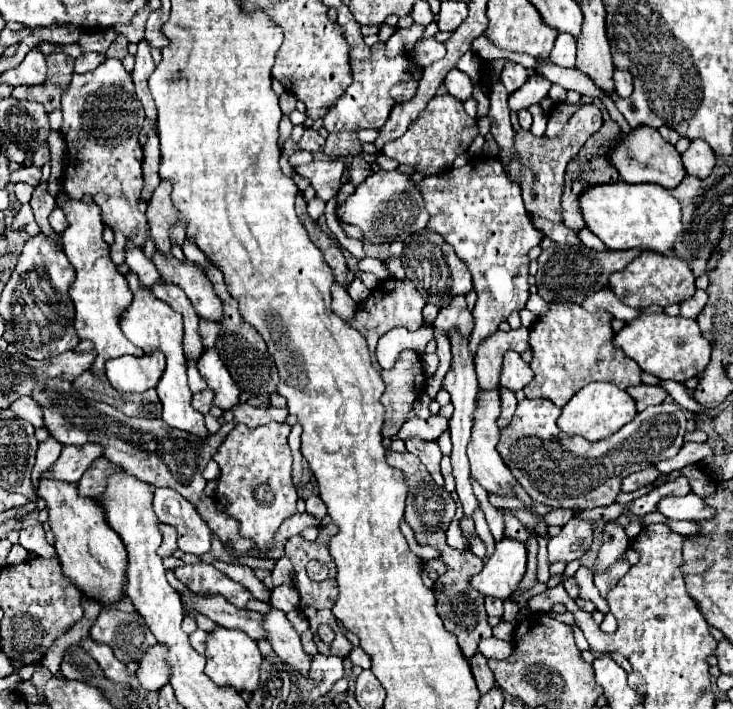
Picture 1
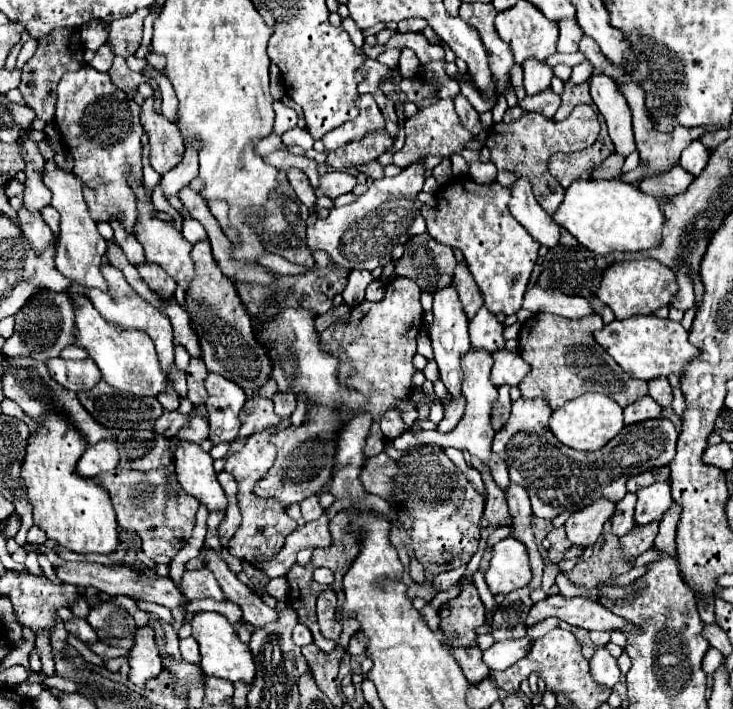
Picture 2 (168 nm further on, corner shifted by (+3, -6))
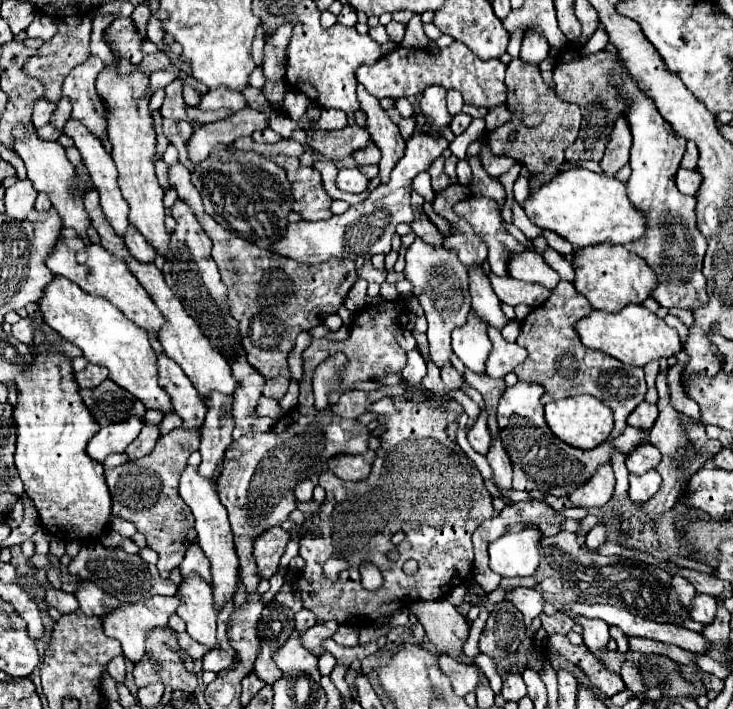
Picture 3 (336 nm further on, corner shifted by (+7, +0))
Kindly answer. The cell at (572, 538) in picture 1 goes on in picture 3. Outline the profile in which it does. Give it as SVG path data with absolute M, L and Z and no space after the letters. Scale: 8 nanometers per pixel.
M605 465L601 467L601 471L597 471L597 475L593 475L593 479L589 479L589 483L585 483L585 487L577 487L577 491L569 495L569 501L573 503L573 507L581 507L587 511L599 509L611 499L613 487L615 479L611 465Z

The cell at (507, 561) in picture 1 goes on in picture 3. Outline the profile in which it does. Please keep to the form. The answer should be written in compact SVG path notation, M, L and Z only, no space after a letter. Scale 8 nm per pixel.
M539 529L507 533L489 545L489 567L505 579L533 575L539 565Z

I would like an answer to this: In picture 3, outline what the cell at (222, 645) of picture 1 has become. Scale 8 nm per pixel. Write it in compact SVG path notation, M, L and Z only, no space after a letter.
M189 579L189 583L183 581L179 585L177 595L181 595L181 607L177 609L177 615L187 623L187 633L197 643L217 649L217 611L213 607L213 589L207 583L201 583L201 579Z

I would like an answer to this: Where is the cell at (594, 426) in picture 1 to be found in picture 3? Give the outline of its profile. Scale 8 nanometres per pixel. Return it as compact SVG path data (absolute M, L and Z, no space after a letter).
M575 395L565 397L559 401L553 401L545 405L545 419L549 429L567 445L573 445L577 449L595 449L599 443L607 441L607 437L613 431L613 411L603 405L593 395Z

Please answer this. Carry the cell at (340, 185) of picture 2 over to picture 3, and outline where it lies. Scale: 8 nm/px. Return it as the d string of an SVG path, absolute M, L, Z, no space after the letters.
M341 169L335 183L341 191L363 193L365 187L367 187L367 177L359 169Z

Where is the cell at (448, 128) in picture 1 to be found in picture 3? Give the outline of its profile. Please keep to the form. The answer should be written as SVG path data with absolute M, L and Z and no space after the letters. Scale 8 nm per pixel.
M427 87L419 101L421 115L431 123L429 131L425 131L431 137L441 137L441 131L451 123L451 115L445 105L445 93L445 87Z

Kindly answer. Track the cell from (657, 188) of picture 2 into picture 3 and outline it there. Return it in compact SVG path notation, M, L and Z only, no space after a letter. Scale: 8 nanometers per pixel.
M687 169L677 171L677 187L681 193L695 195L699 185L701 185L701 175L697 171L687 171Z

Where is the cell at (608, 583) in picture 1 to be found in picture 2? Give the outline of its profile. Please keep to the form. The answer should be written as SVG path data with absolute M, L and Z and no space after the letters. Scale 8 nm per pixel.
M653 521L649 525L637 525L633 527L633 531L625 533L625 537L621 537L621 549L625 553L625 559L629 557L637 557L641 553L645 553L647 549L653 547L653 539L657 535L657 529L659 529L659 521Z

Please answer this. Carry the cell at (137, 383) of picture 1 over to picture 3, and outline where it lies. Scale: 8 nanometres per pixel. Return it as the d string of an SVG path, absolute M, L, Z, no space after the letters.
M65 277L53 279L51 287L47 287L43 299L39 301L39 309L49 327L53 327L63 339L77 345L87 361L105 365L109 369L109 379L137 395L137 399L141 399L147 409L159 409L163 413L173 411L167 391L159 385L157 355L151 349L147 331L135 327L123 311L101 297L81 291L79 285Z

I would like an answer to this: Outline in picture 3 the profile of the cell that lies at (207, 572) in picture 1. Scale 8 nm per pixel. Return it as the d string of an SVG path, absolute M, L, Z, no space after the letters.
M197 543L189 545L187 555L185 555L185 559L181 561L179 569L181 569L181 573L183 573L183 579L189 579L189 577L195 573L195 575L199 575L203 581L207 581L209 585L213 585L209 559L205 557L205 553L201 551L201 547L199 547Z

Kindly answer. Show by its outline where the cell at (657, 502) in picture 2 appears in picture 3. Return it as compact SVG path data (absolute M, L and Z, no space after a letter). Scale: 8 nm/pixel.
M649 471L641 477L631 475L629 477L629 499L637 503L647 503L661 487L661 475L657 471Z

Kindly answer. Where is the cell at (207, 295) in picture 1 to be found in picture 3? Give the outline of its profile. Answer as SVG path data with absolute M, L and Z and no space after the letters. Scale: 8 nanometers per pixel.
M117 65L115 69L103 71L101 77L97 77L97 91L105 95L105 101L109 101L109 141L111 141L111 157L119 169L119 187L129 203L129 223L147 239L147 243L159 253L169 253L171 243L171 231L165 227L165 207L163 207L163 189L157 183L155 169L151 163L151 157L155 153L155 131L151 127L151 113L149 113L149 101L145 99L145 91L149 87L149 77L145 73L131 73L131 75L119 75Z

